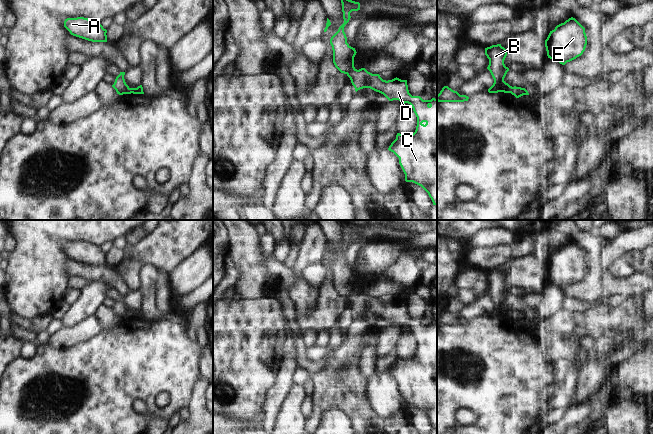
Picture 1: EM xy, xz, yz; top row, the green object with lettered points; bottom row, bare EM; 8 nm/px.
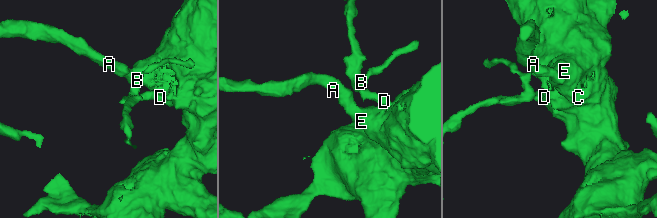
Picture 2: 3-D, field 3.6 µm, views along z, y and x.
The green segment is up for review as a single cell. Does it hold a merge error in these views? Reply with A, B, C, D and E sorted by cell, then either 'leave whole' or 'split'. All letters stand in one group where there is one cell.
groups A C D E / B; split

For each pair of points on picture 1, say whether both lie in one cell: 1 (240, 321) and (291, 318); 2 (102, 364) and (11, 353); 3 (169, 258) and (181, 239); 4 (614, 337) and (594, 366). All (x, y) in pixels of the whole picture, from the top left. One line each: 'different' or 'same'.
1: different
2: different
3: same
4: same

